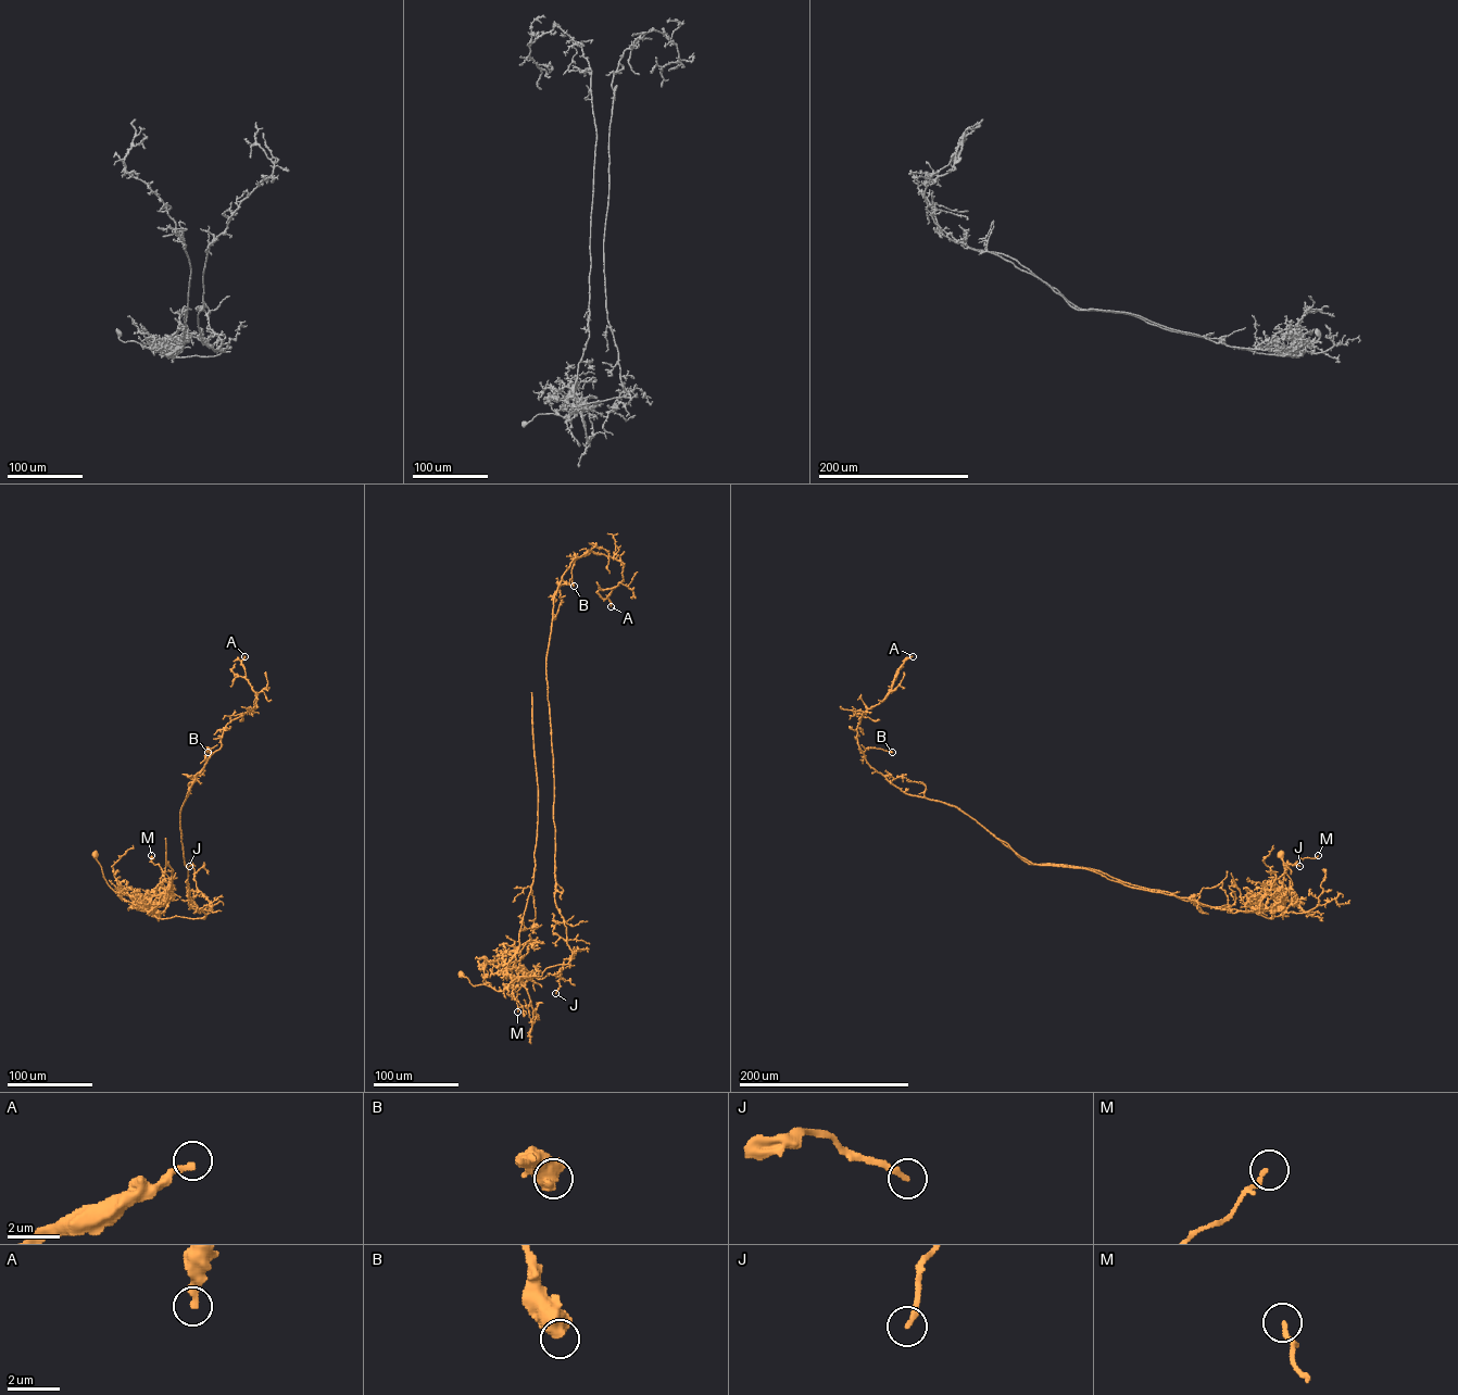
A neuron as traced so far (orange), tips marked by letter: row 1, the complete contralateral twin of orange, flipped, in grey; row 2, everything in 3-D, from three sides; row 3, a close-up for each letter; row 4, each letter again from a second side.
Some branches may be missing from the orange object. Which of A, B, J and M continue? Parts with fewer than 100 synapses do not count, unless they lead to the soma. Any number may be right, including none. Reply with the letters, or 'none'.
none

